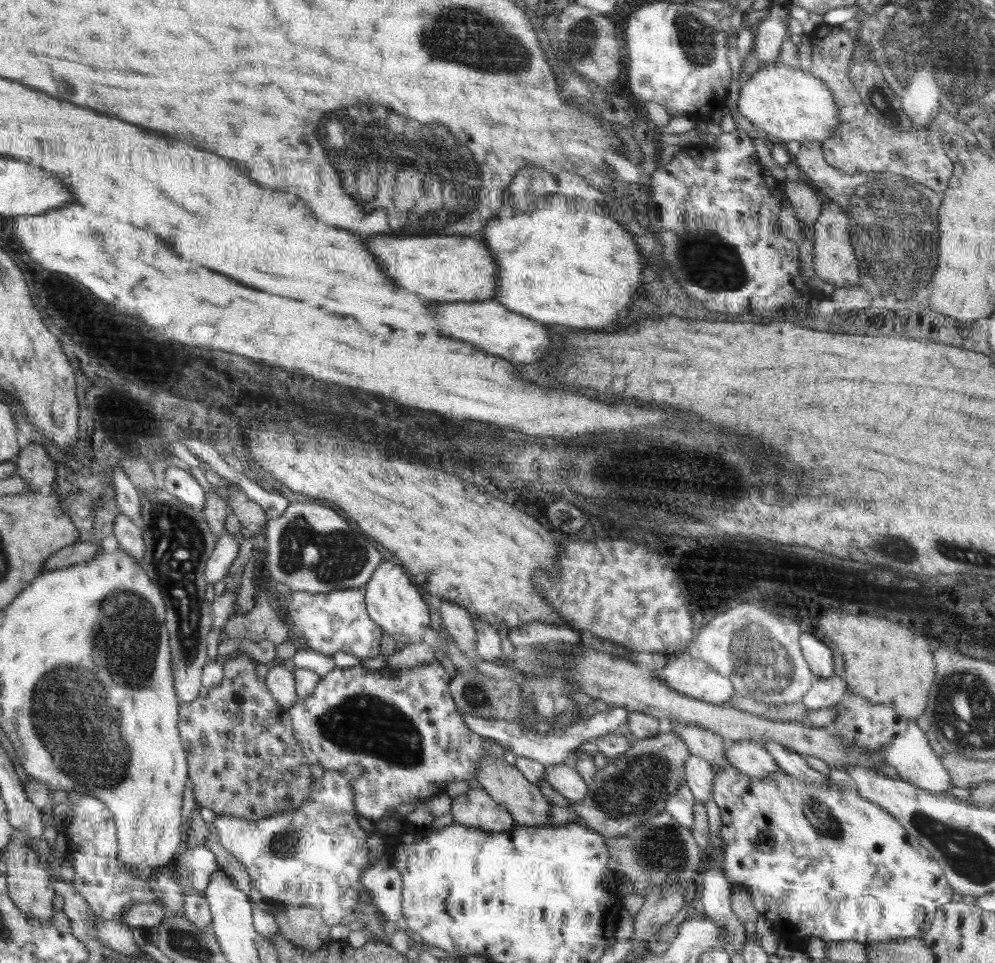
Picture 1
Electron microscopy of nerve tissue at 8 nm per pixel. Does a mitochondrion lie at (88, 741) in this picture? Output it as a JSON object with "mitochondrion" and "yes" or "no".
{"mitochondrion":"yes"}

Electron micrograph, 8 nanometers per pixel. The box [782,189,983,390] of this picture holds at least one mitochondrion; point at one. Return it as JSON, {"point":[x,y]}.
{"point":[898,294]}

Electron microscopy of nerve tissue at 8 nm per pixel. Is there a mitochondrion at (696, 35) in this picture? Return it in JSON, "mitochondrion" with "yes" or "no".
{"mitochondrion":"yes"}

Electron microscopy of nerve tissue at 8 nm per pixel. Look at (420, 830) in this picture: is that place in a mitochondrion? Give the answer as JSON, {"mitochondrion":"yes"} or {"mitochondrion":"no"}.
{"mitochondrion":"no"}

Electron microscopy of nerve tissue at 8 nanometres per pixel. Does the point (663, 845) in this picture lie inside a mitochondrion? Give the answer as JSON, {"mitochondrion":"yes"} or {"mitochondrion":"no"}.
{"mitochondrion":"yes"}

